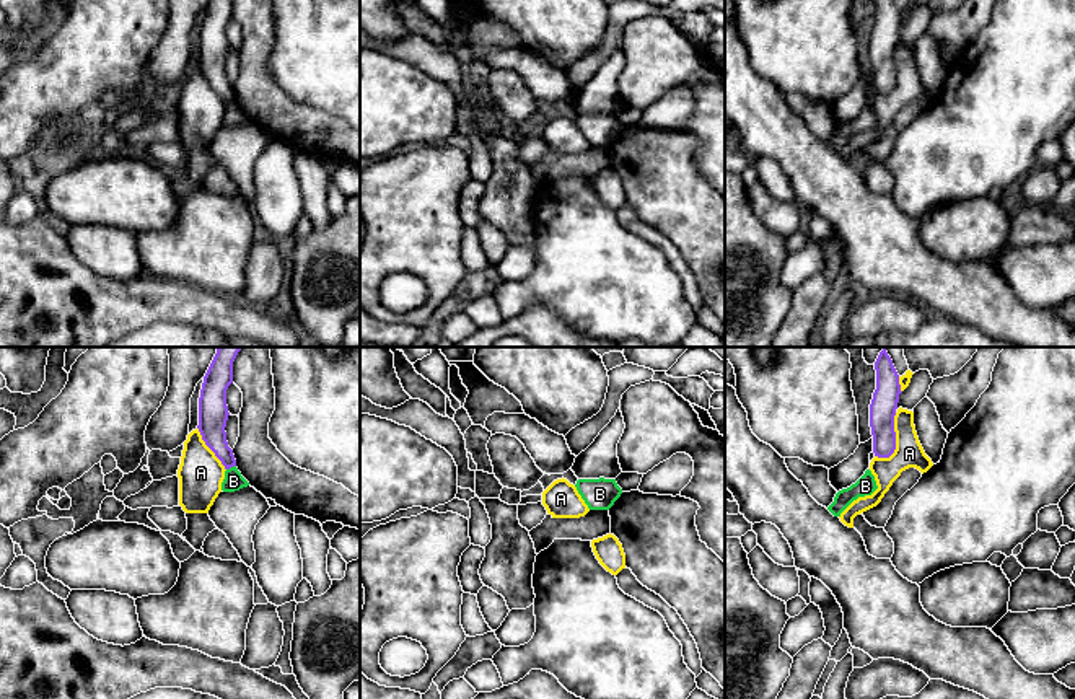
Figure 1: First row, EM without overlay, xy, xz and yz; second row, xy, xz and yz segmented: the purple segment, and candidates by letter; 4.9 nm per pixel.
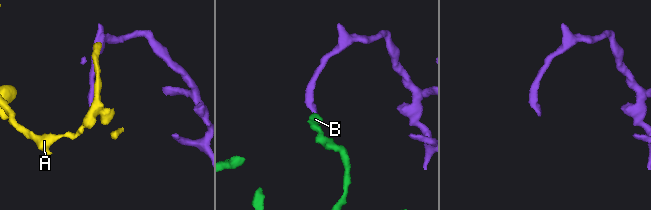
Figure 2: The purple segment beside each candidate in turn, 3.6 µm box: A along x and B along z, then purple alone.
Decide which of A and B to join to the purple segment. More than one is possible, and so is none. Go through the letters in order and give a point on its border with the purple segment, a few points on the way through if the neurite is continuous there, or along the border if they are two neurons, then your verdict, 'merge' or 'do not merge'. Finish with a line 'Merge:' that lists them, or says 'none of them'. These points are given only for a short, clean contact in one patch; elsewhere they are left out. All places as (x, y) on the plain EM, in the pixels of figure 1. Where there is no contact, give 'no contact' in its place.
A: yz (895, 75) | do not merge
B: xy (230, 101) | along xy (235, 100), (227, 105) | do not merge
Merge: none of them

